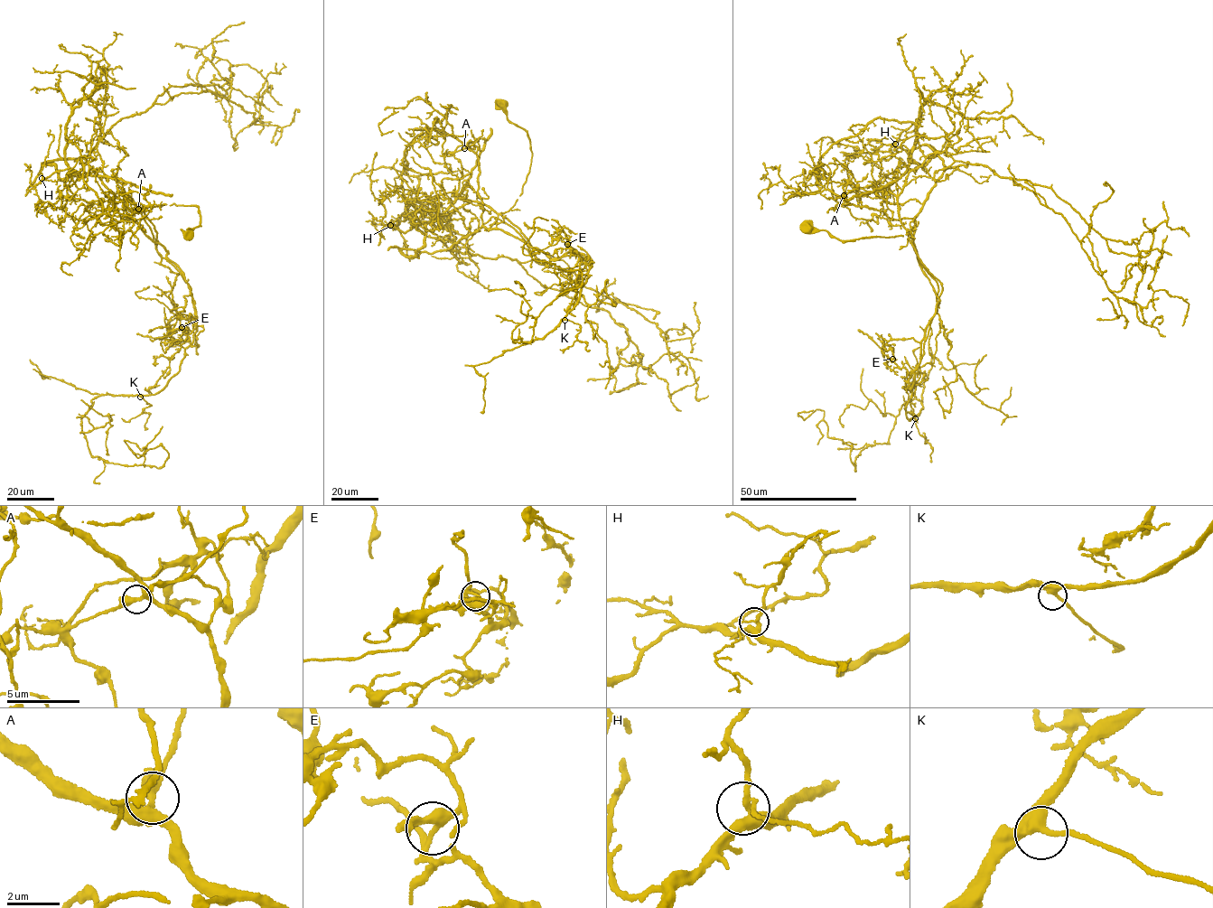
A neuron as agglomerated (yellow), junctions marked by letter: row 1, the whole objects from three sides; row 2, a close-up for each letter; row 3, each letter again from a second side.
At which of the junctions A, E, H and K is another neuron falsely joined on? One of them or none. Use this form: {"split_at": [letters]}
{"split_at": ["A"]}

